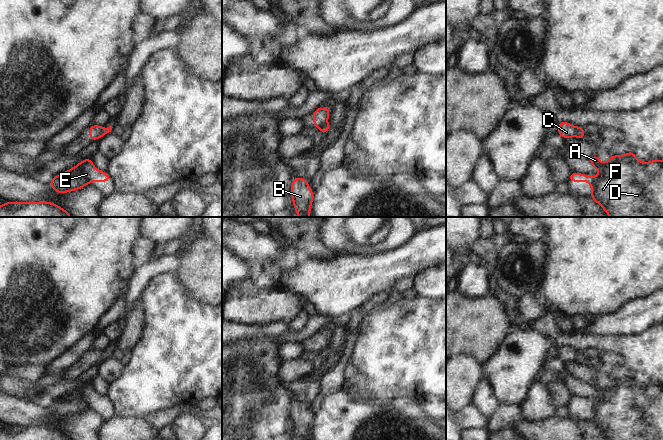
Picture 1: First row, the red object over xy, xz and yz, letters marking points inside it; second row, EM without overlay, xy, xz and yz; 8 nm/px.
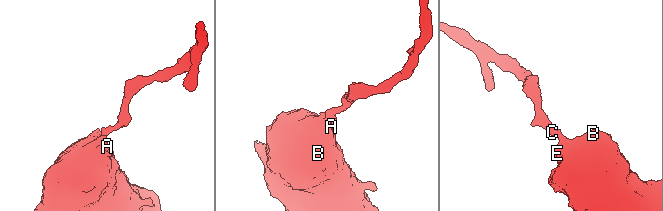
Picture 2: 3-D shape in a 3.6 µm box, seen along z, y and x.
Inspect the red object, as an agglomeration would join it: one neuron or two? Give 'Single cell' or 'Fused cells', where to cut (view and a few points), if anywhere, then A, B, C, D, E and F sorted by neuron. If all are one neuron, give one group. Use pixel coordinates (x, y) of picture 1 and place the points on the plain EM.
Fused cells. Split along xy (101, 351), (101, 359), (99, 361). Groups: A B D E F / C

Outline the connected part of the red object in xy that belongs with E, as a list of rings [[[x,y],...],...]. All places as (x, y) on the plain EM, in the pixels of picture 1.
[[[91,381],[79,386],[78,389],[72,391],[57,400],[54,400],[49,406],[49,410],[60,419],[82,413],[91,406],[110,406],[111,401],[107,396],[98,394]]]

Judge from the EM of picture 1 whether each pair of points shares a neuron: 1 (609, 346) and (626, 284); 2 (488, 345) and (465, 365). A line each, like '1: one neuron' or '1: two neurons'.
1: two neurons
2: two neurons

